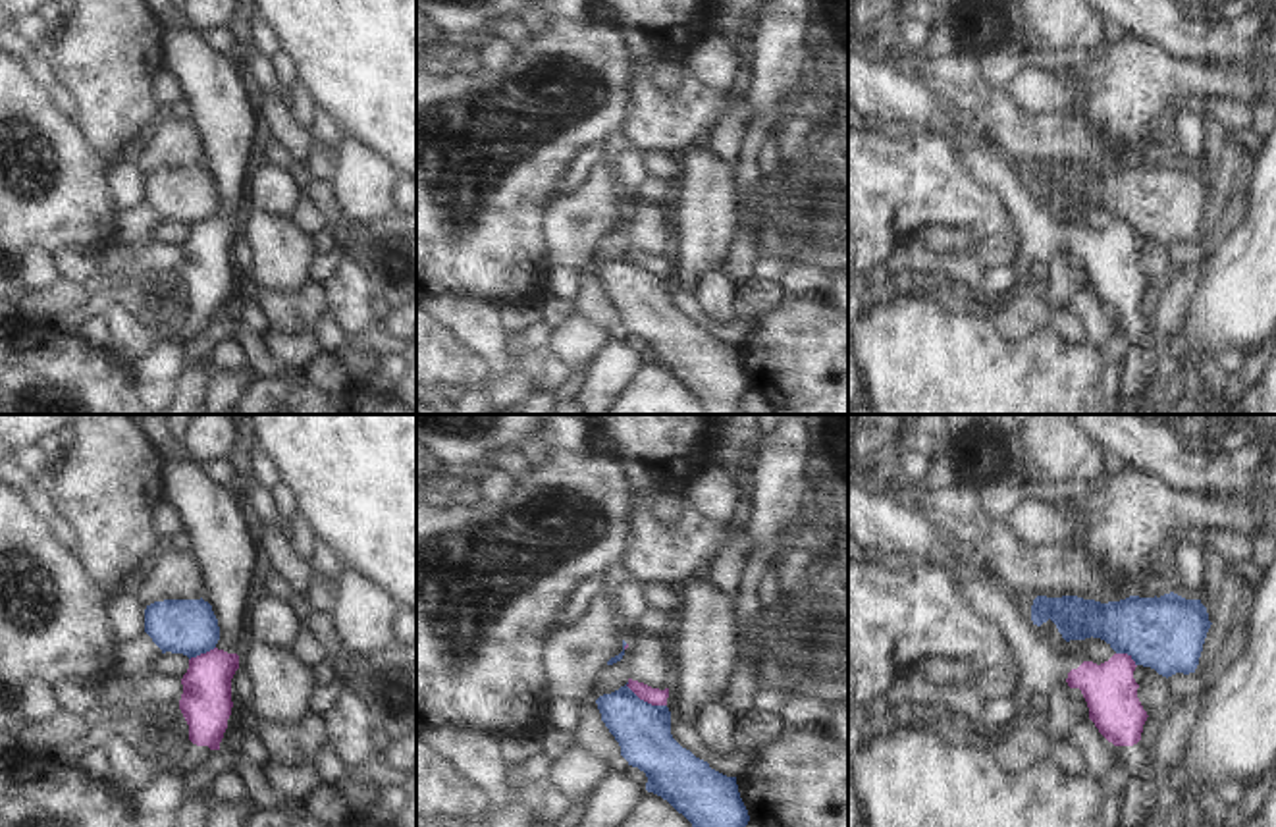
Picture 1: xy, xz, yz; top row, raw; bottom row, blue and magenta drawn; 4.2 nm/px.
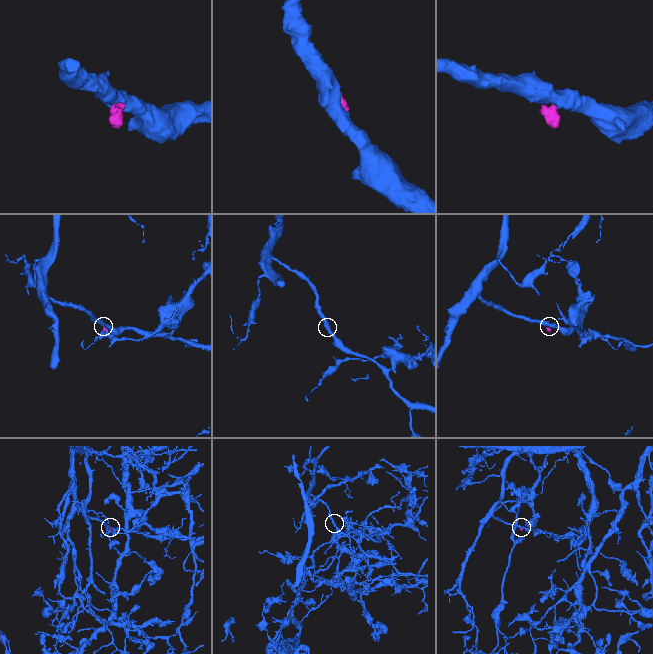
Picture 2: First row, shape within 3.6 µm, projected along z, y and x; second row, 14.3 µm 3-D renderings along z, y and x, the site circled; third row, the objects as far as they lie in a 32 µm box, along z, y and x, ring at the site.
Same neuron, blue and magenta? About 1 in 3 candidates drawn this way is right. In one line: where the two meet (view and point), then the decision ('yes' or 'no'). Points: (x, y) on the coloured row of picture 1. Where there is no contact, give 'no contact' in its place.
xz (646, 702) | no

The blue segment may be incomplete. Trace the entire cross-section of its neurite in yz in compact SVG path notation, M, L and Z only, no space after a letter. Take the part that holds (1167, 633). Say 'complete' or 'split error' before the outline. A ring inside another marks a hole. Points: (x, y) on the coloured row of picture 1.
complete; M1174 592L1108 603L1077 596L1037 596L1031 621L1041 627L1049 619L1066 642L1101 638L1116 654L1128 654L1135 665L1151 667L1166 679L1195 673L1212 625L1201 600Z

